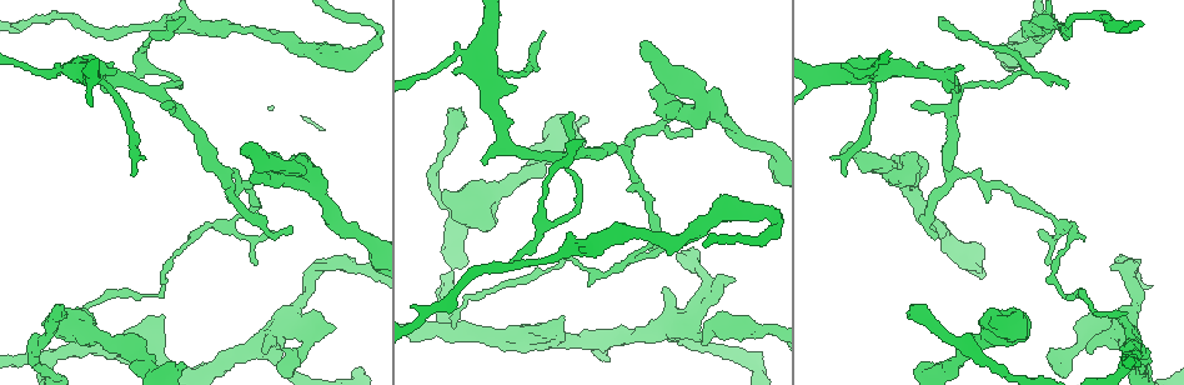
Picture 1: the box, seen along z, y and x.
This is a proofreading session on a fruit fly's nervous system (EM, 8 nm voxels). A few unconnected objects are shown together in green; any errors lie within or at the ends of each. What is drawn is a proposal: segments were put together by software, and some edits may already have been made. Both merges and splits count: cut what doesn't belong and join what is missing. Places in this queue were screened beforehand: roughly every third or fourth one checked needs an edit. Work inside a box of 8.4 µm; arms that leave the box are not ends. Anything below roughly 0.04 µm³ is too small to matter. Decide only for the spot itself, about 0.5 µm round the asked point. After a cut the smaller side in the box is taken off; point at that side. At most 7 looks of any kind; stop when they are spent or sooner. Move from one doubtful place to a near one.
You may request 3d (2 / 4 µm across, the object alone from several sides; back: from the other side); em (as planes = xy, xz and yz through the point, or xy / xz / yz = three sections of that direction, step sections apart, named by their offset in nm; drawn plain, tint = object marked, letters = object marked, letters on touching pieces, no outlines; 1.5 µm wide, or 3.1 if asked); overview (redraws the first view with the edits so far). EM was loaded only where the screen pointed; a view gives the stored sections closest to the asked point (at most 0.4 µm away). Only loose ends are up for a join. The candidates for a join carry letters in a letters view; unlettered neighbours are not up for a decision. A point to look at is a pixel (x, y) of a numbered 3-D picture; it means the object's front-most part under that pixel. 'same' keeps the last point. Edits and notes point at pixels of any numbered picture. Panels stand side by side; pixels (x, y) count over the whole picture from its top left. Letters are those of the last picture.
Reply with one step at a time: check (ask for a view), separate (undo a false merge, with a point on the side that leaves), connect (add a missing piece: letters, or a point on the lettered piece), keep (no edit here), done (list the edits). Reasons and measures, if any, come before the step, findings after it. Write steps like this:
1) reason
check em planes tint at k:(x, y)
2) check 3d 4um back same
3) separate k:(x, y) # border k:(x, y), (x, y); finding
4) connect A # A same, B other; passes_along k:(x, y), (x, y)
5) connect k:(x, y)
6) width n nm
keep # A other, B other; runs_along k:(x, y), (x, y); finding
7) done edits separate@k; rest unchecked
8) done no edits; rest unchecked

long arm stops here
check em planes plain at 1:(63, 304)

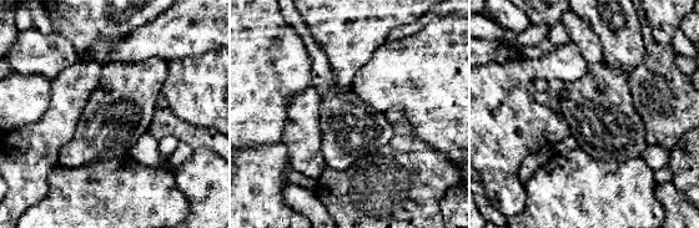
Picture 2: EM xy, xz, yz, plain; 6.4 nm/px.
see the neighbours
check em planes letters same

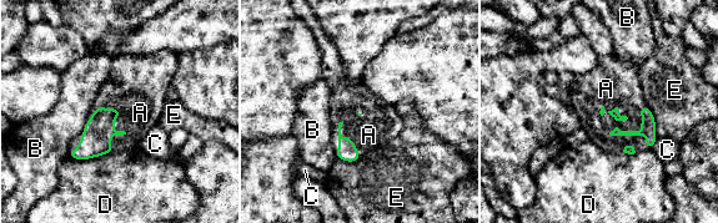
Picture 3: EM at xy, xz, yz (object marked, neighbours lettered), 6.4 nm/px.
connect A # A same, B other, C other, D other, E other; passes_along 3:(648, 122), (639, 131), (633, 99); the cell continues

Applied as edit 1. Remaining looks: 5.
an open end
check em planes plain at 1:(1066, 88)

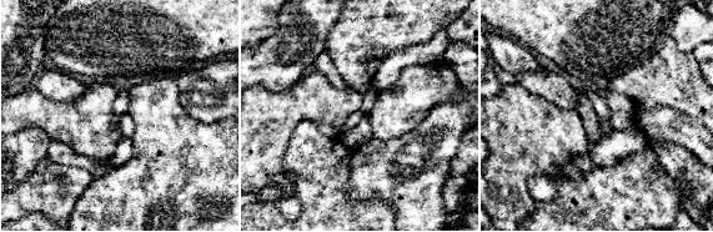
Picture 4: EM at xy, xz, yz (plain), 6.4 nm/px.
what lies round it
check em planes letters same

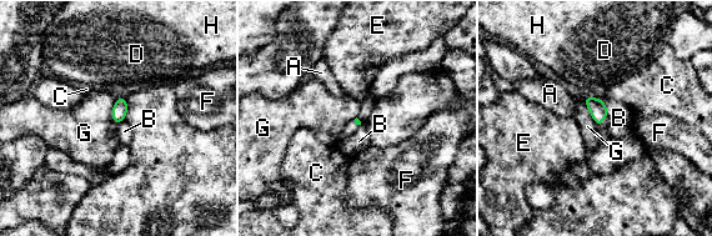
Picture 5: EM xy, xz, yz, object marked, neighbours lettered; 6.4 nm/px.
keep # A other, B other, C other, D other, E other, F other, G other, H other; none of them fits

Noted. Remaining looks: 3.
branch stops here
check em planes plain at 1:(840, 152)

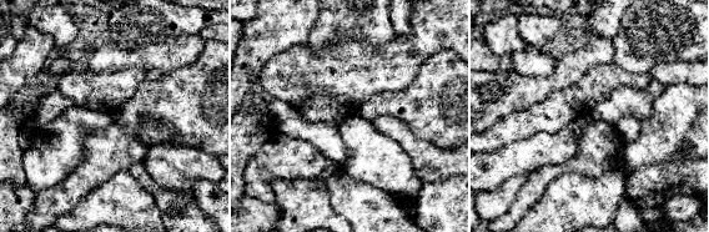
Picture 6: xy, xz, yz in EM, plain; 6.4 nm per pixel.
what lies round it
check em planes letters same

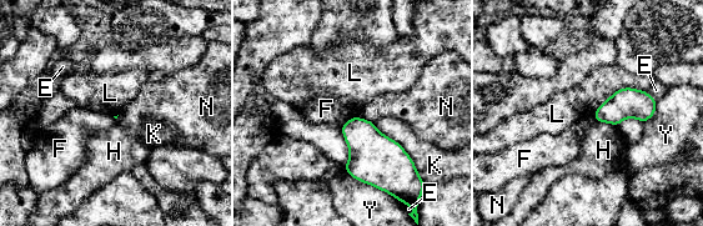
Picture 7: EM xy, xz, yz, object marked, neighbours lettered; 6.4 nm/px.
keep # E other, F other, H other, K other, L other, N other, Y other; no lettered piece goes on from it

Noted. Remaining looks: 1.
done edits connect@3; rest unchecked

